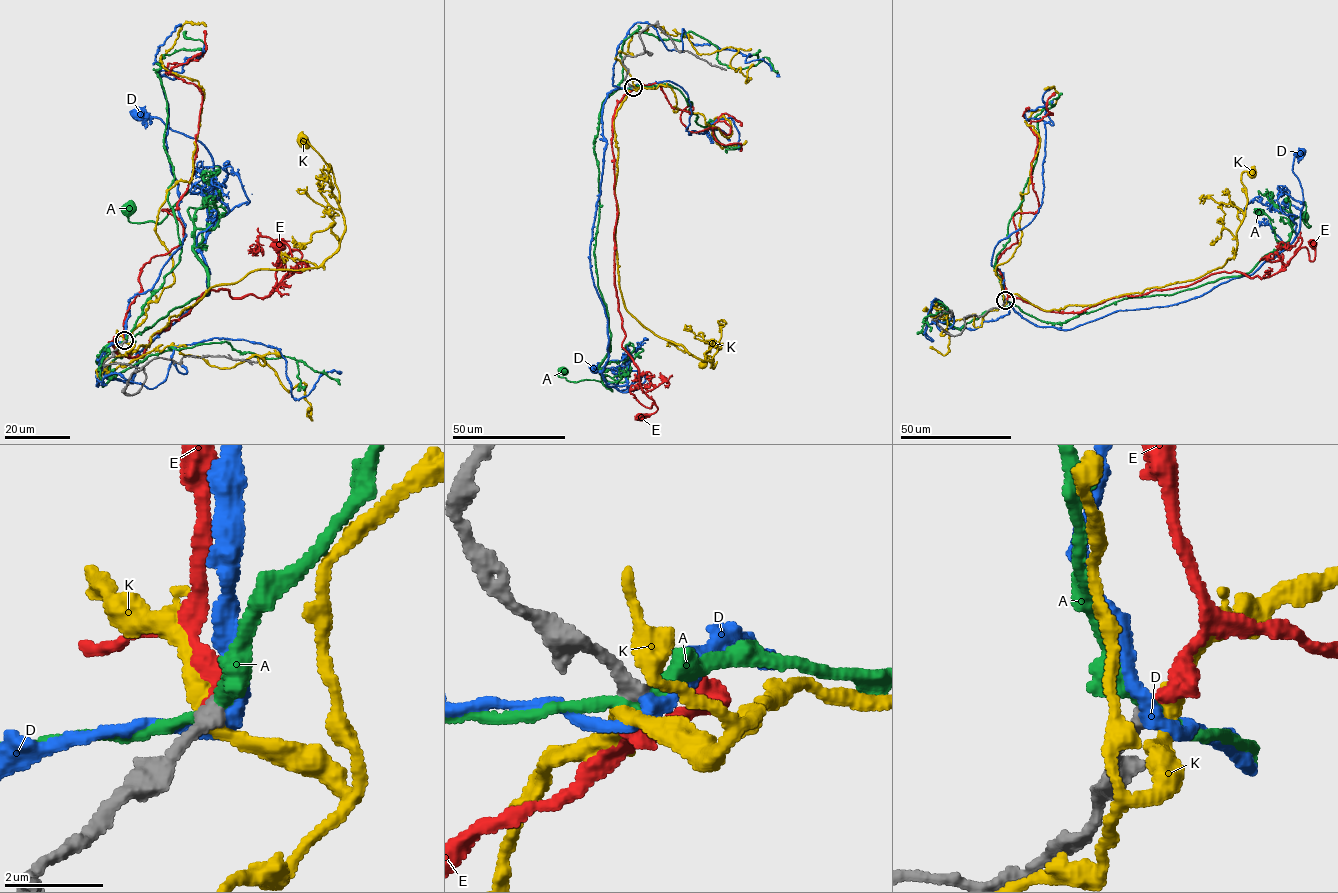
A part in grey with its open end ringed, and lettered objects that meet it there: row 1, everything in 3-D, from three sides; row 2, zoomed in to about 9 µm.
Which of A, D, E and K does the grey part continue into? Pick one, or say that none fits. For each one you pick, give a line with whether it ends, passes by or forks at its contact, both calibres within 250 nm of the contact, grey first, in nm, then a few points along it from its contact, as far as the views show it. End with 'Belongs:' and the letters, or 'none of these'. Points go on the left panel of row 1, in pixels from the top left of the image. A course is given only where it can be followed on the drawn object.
E: it ends | 340/340 nm | via (124, 341), (120, 355), (143, 357), (211, 290), (271, 295), (302, 256), (283, 271), (278, 244)
Belongs: E

